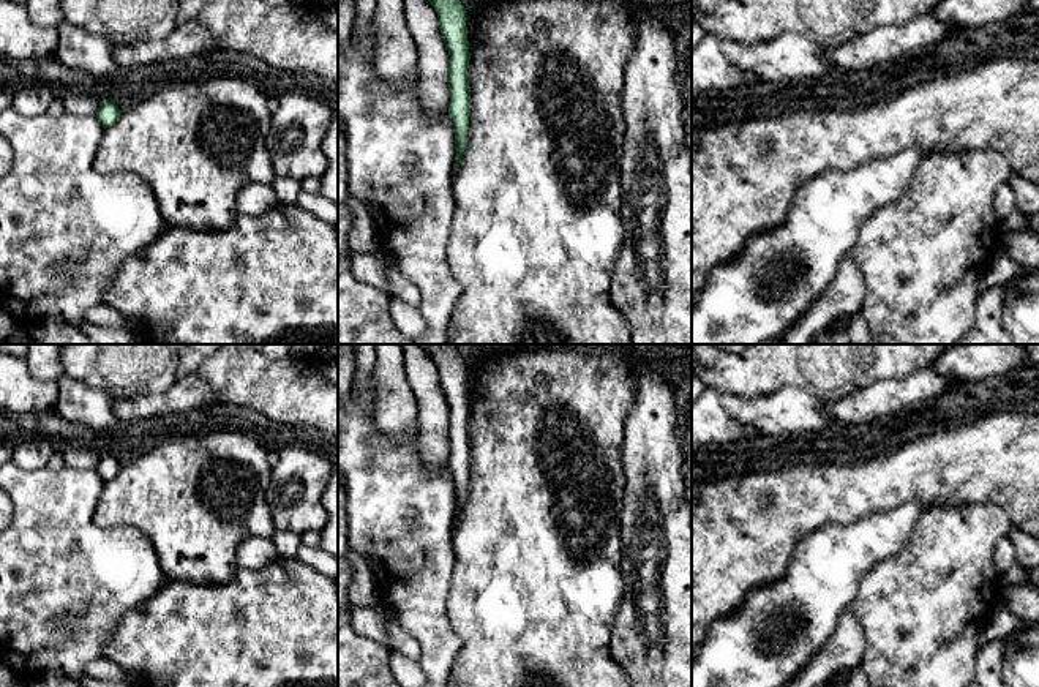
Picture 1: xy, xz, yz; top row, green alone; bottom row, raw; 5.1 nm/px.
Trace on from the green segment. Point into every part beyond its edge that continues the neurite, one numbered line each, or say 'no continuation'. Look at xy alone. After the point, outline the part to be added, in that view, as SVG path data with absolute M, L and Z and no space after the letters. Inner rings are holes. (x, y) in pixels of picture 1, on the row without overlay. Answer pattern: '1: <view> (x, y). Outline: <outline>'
no continuation

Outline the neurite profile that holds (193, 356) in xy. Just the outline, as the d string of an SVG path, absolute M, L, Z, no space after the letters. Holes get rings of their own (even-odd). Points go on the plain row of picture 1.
M185 344L177 365L178 376L197 373L199 366L221 346L223 344Z

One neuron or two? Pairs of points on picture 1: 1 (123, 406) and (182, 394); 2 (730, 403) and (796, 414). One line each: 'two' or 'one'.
1: one
2: one

